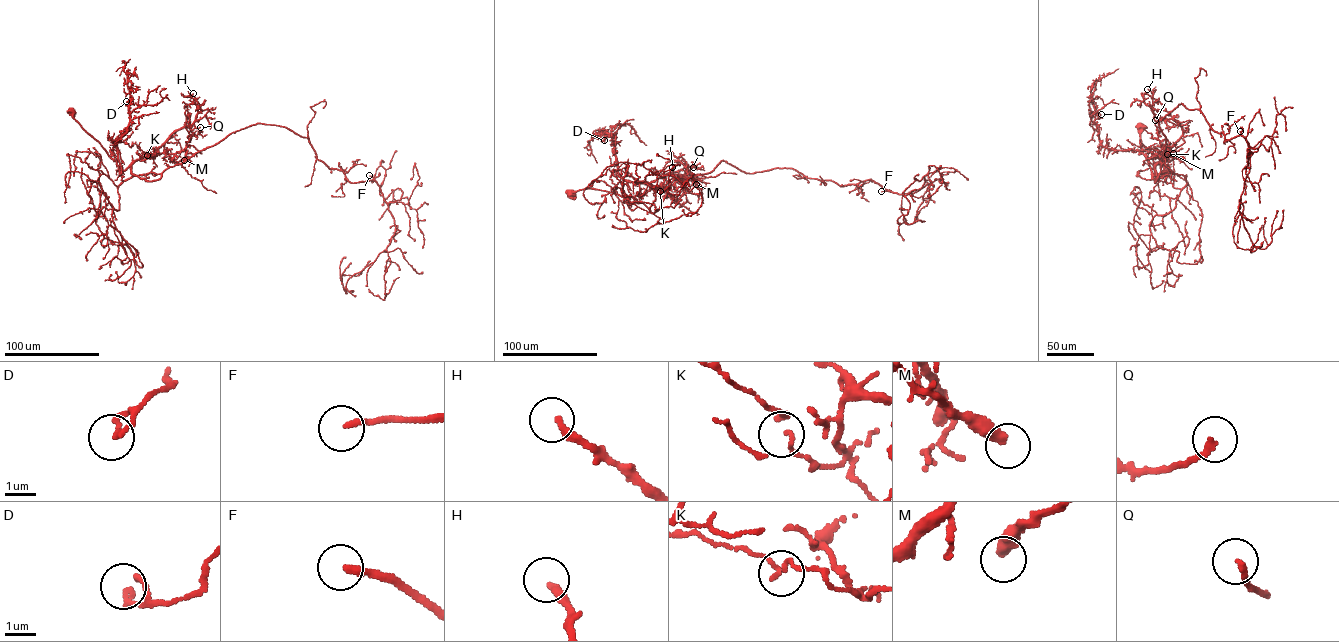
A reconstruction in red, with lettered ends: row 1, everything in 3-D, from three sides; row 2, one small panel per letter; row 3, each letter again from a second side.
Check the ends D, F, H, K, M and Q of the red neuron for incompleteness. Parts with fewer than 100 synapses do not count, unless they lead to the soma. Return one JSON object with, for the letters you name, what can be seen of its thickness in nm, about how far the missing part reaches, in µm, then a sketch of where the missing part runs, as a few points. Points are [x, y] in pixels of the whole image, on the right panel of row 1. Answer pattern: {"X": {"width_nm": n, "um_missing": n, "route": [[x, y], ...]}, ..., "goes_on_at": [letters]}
{"F": {"width_nm": 200, "um_missing": 70, "route": [[1240, 131], [1239, 106], [1232, 99], [1224, 97]]}, "goes_on_at": ["F"]}

